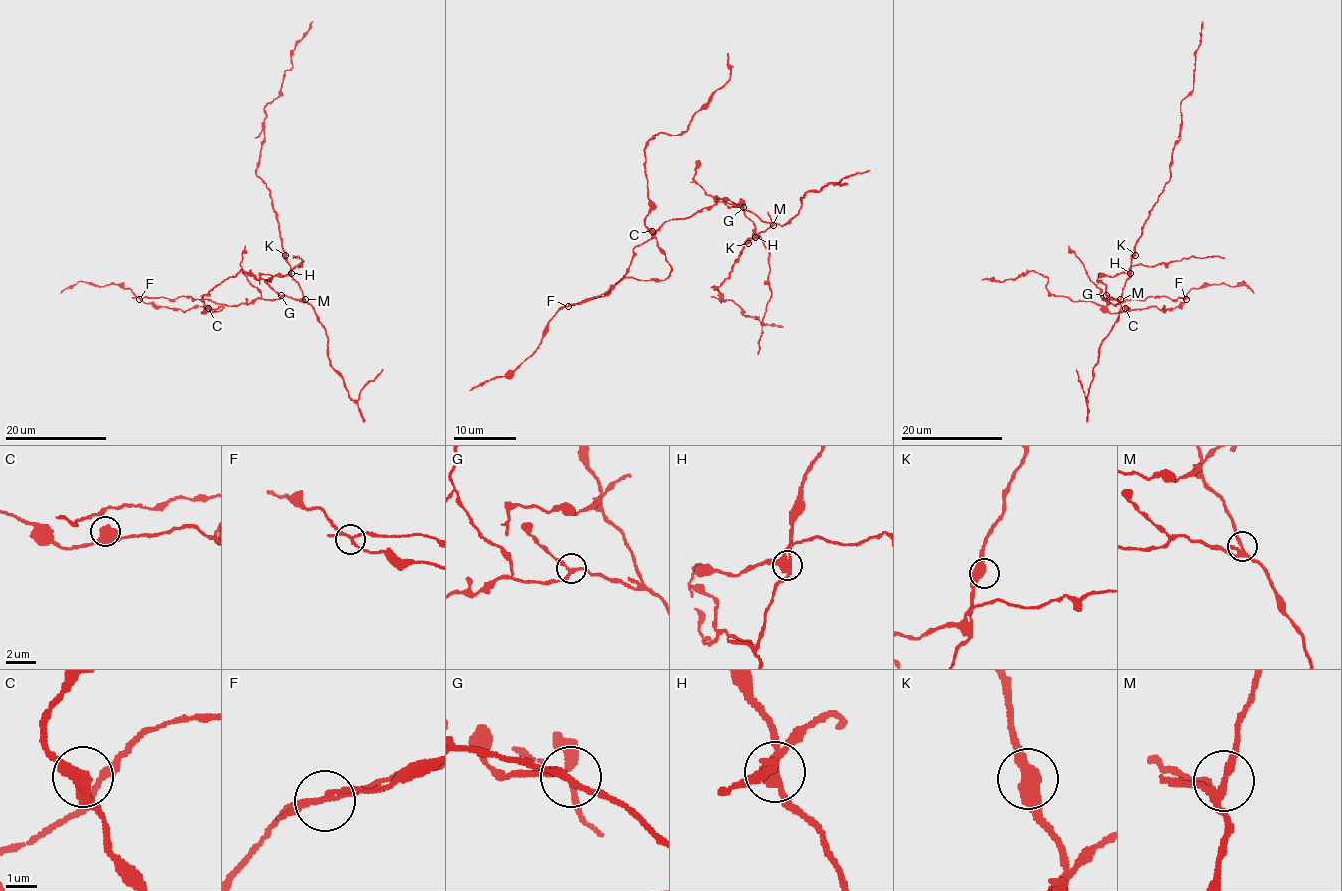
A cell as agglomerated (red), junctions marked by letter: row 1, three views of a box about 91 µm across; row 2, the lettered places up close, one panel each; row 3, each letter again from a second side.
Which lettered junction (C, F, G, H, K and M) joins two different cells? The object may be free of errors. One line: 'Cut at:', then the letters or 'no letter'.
Cut at: H

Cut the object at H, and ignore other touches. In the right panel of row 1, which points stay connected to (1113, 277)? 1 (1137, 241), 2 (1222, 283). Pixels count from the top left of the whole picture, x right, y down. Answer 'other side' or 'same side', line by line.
1: other side
2: other side

